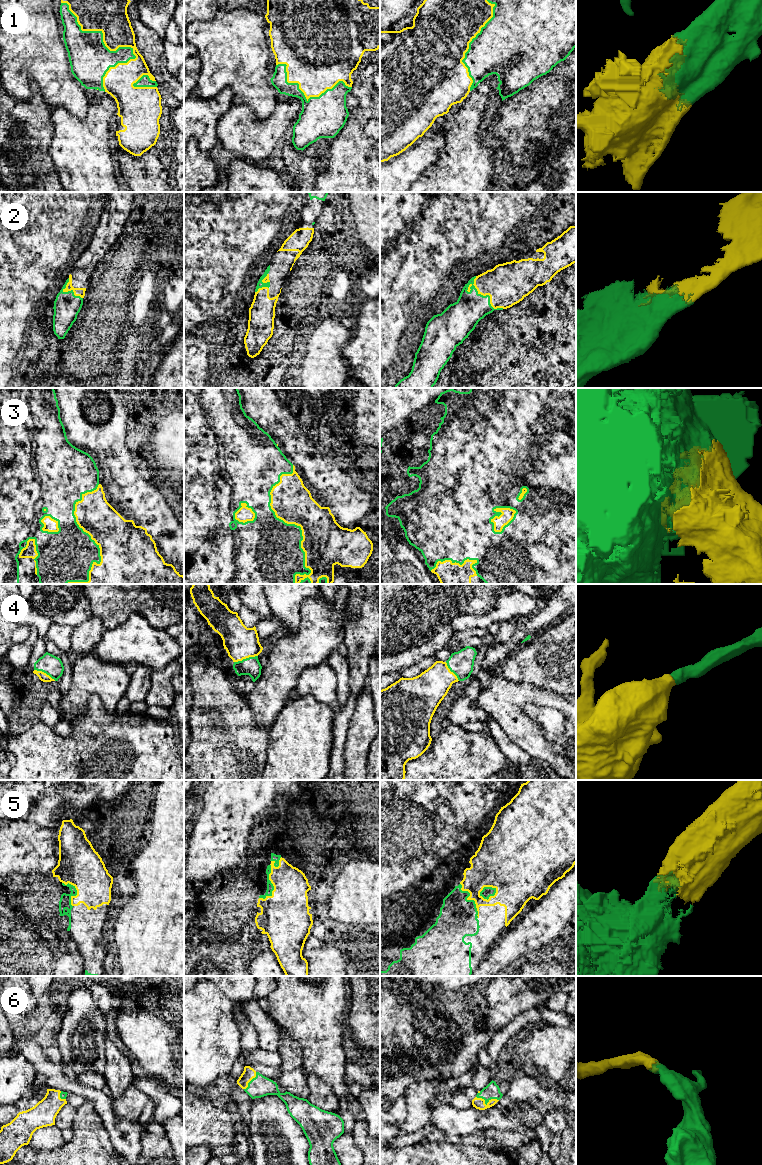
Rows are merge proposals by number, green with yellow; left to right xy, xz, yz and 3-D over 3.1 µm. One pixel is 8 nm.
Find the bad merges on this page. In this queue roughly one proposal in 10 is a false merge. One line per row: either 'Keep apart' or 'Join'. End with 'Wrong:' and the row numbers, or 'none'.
1: Join
2: Join
3: Join
4: Join
5: Join
6: Join
Wrong: none

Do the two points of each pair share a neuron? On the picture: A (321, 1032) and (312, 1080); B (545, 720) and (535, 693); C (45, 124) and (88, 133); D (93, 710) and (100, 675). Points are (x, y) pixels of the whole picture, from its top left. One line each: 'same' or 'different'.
A: different
B: different
C: different
D: different

